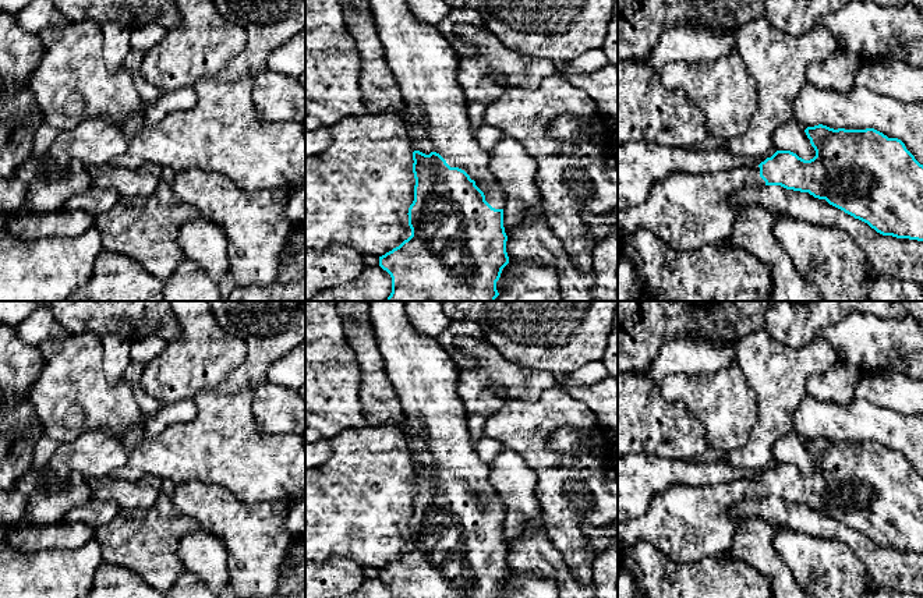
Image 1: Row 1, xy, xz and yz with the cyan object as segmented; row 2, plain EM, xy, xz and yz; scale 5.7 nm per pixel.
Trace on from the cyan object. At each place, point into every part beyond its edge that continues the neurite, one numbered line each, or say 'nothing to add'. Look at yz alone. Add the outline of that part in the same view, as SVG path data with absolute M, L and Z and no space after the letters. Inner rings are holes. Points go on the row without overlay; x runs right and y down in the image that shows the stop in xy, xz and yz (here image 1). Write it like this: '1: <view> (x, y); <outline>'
1: yz (688, 523); M738 478L729 482L699 486L671 485L657 493L648 509L639 517L618 524L618 542L627 551L640 541L651 542L662 553L679 562L697 562L726 552L736 534L738 520L728 520L726 513L746 502L765 498L758 478Z

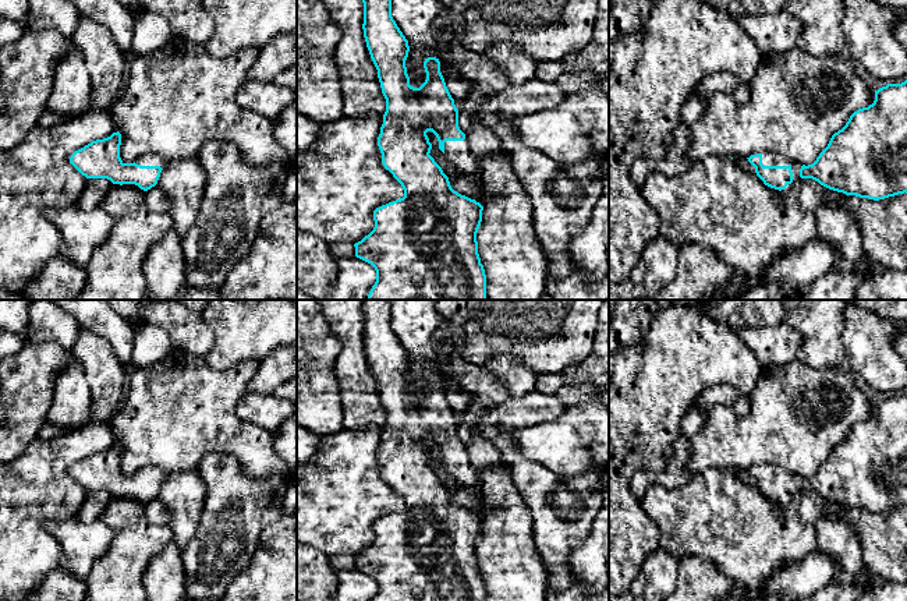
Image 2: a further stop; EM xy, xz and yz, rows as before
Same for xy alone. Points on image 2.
1: xy (151, 472); M155 466L144 467L137 471L135 476L141 478L160 478L162 481L166 480L166 474L163 473L163 470Z

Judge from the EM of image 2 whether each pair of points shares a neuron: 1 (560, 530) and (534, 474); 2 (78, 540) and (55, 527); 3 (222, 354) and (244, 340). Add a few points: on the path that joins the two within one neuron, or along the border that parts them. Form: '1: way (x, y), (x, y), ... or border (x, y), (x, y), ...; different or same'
1: way (551, 516), (541, 506), (539, 488); same
2: way (73, 536), (60, 530); same
3: way (227, 350), (238, 340); same

